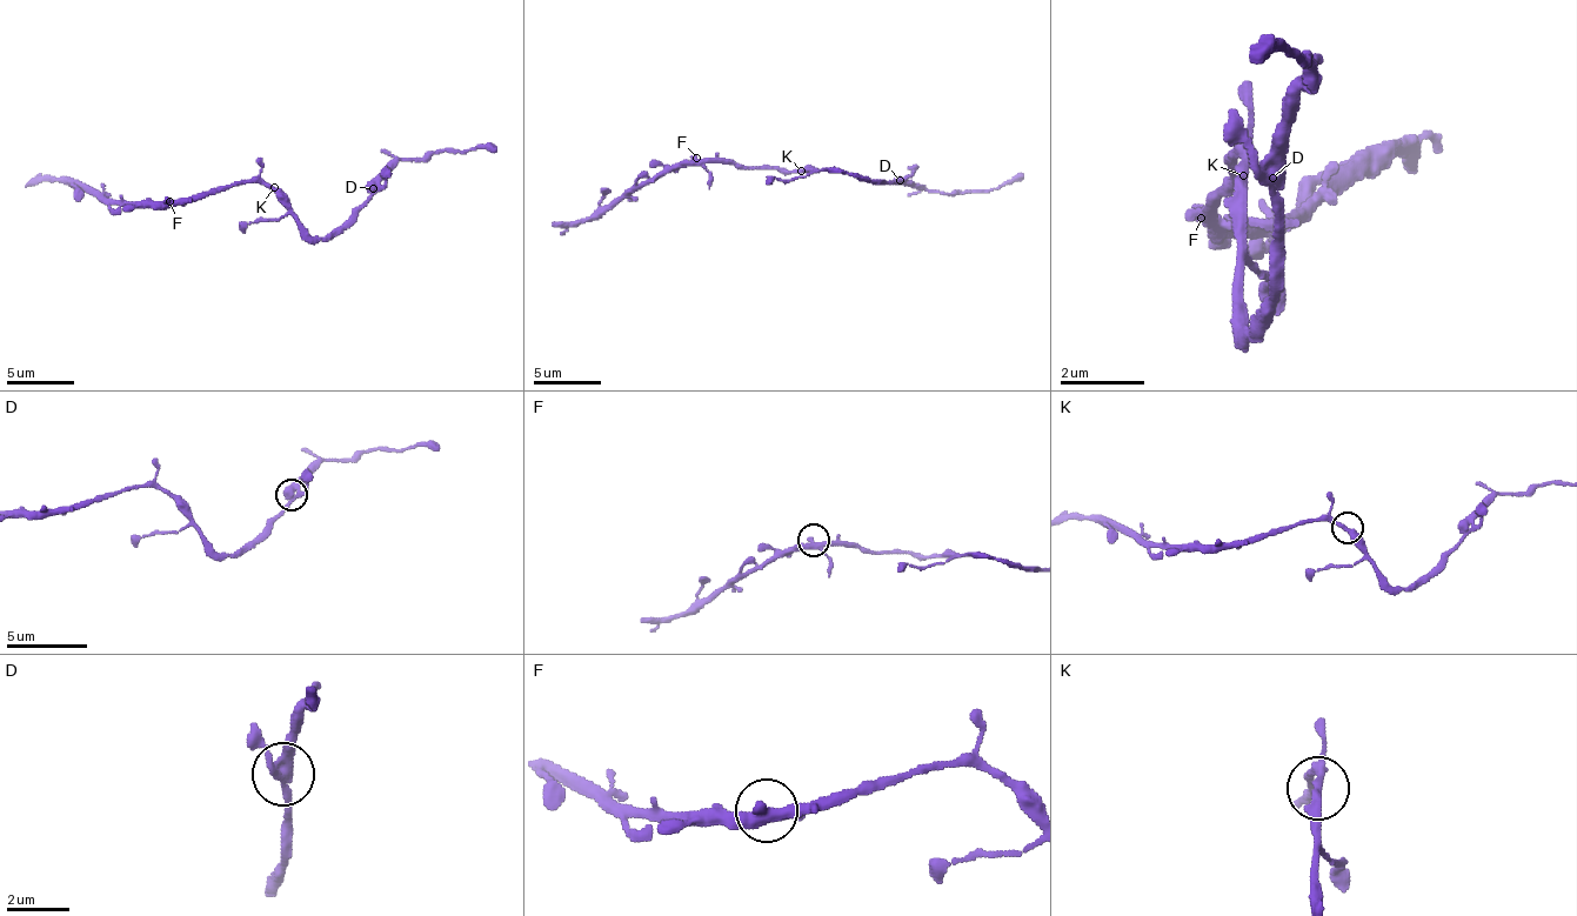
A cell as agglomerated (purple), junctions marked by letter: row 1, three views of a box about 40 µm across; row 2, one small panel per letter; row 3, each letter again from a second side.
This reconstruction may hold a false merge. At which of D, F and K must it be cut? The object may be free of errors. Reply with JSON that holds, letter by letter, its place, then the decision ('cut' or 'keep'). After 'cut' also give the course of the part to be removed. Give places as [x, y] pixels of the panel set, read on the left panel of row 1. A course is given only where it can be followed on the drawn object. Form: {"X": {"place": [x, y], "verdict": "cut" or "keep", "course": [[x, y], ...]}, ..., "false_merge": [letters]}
{"D": {"place": [373, 188], "verdict": "cut", "course": [[372, 187], [399, 161], [466, 151], [496, 151]]}, "F": {"place": [169, 201], "verdict": "keep"}, "K": {"place": [274, 187], "verdict": "keep"}, "false_merge": ["D"]}

